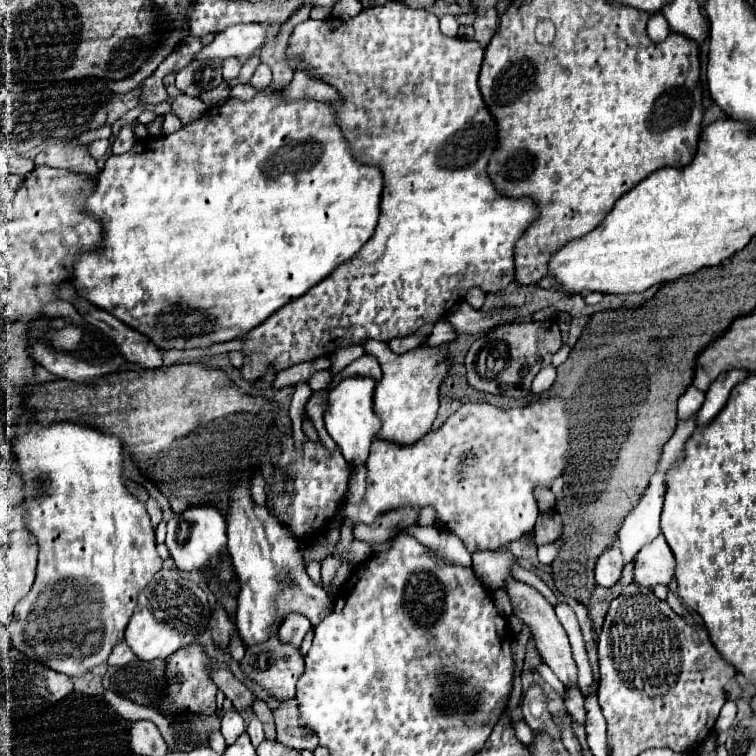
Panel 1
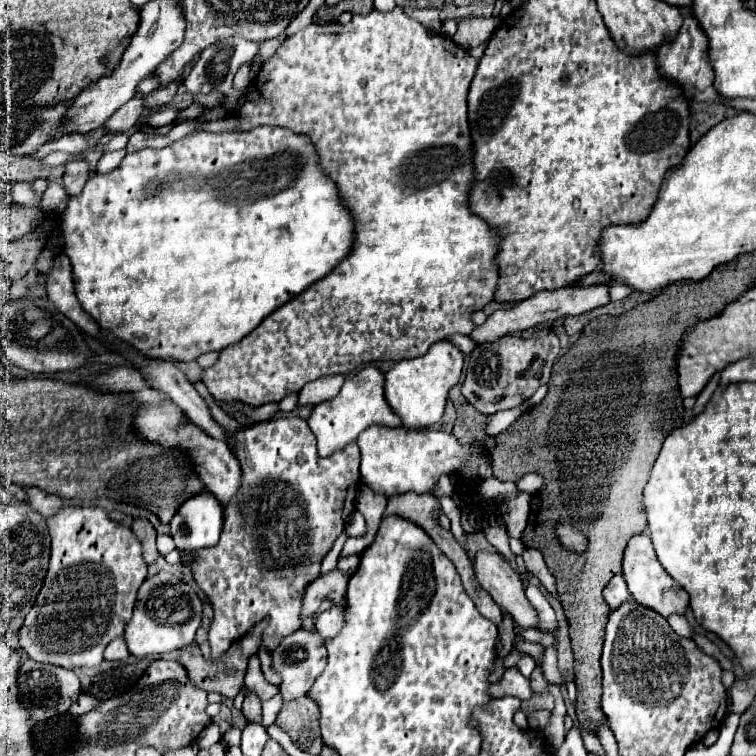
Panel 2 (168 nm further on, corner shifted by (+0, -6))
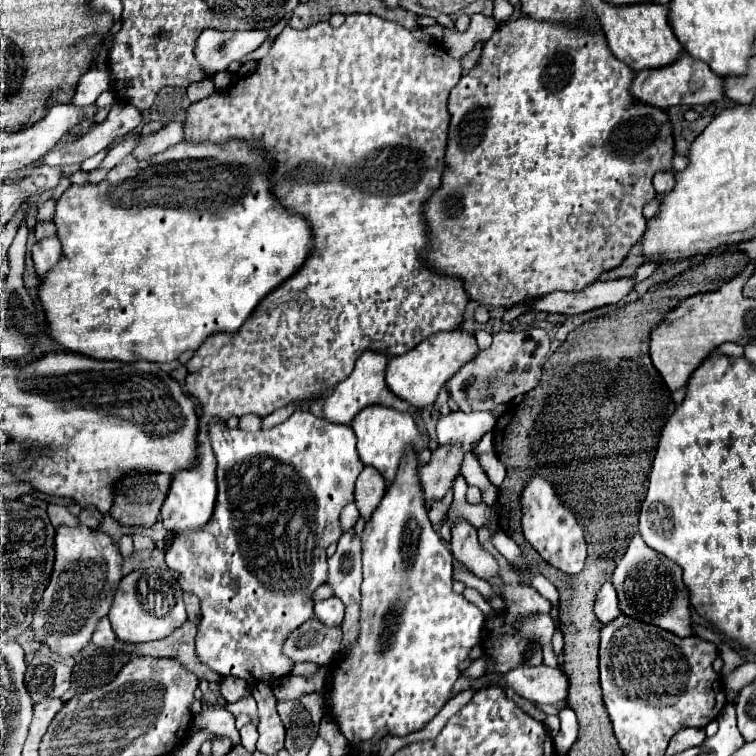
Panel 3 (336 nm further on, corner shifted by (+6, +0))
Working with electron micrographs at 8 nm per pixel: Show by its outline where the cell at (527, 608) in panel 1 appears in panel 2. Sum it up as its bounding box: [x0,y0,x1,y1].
[474,554,538,628]

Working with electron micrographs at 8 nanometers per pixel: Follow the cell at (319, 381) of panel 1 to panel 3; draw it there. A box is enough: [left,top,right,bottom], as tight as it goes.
[238,414,262,432]

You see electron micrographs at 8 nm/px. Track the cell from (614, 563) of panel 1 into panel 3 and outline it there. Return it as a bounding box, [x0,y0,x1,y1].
[594,582,620,624]

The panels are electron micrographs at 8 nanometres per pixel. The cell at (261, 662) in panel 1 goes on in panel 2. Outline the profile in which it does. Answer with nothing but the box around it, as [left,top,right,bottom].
[270,628,326,700]

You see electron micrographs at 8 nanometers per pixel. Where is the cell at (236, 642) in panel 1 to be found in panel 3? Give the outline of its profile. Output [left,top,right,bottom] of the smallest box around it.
[188,706,241,745]

